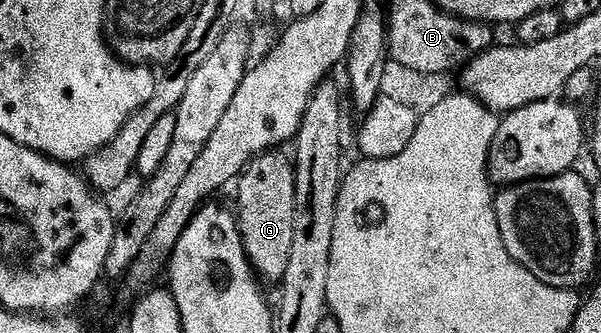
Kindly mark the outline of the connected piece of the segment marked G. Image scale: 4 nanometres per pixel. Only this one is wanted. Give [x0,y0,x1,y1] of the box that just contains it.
[237,151,295,282]

